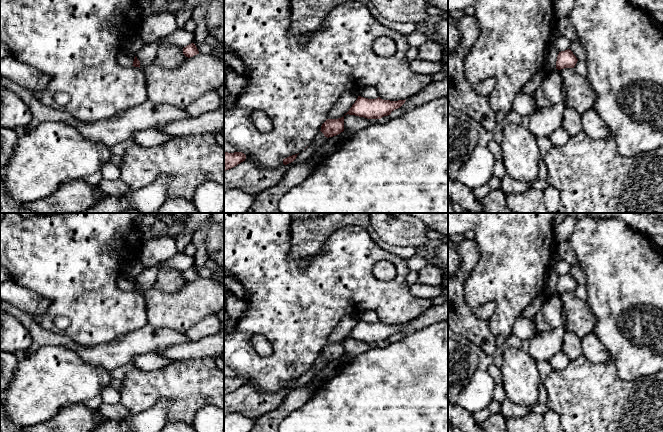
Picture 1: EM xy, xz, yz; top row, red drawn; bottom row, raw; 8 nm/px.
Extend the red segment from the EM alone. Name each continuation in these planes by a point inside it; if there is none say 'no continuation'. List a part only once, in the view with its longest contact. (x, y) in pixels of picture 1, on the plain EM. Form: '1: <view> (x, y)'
no continuation

